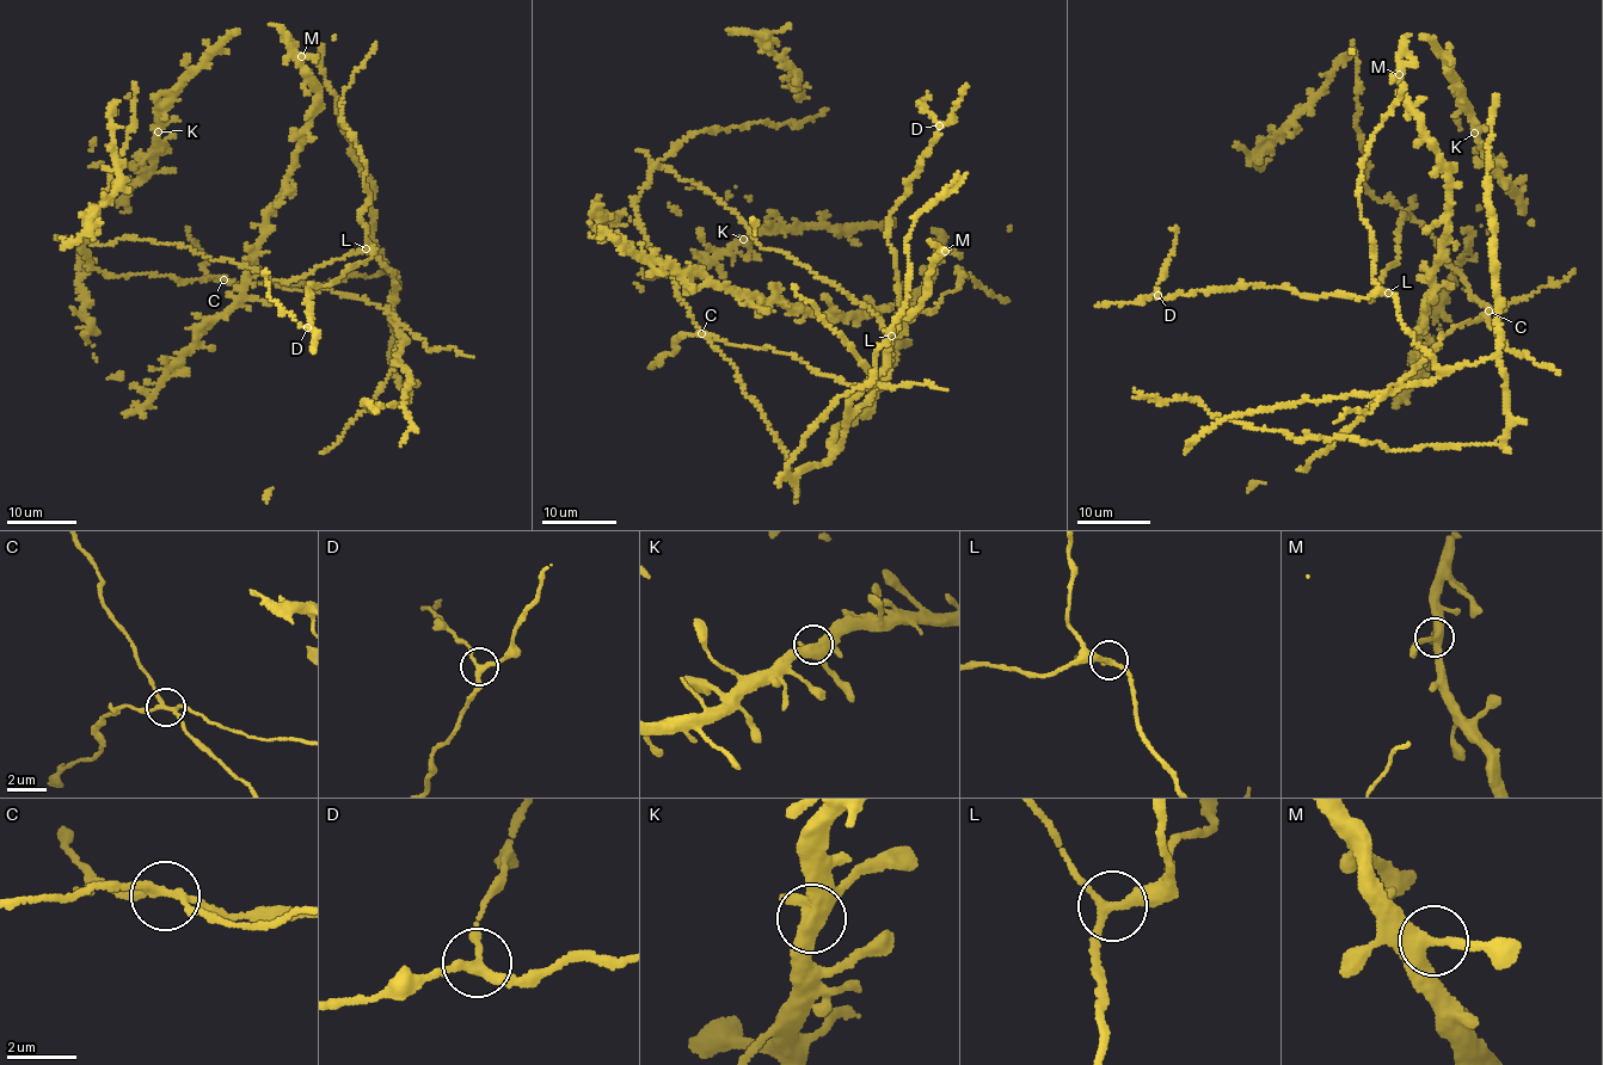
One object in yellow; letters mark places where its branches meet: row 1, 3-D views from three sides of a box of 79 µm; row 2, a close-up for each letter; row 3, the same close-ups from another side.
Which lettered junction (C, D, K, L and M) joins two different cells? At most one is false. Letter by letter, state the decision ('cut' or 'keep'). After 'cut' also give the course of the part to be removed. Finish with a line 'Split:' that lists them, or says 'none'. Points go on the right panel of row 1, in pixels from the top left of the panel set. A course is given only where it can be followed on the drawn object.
C: cut; course (1488, 311), (1439, 337), (1441, 343), (1414, 369), (1387, 388), (1370, 412), (1347, 410), (1334, 424)
D: keep
K: keep
L: keep
M: keep
Split: C

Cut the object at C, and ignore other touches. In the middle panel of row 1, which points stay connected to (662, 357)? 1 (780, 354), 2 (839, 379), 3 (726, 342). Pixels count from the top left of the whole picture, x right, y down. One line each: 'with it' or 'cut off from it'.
1: with it
2: with it
3: with it

